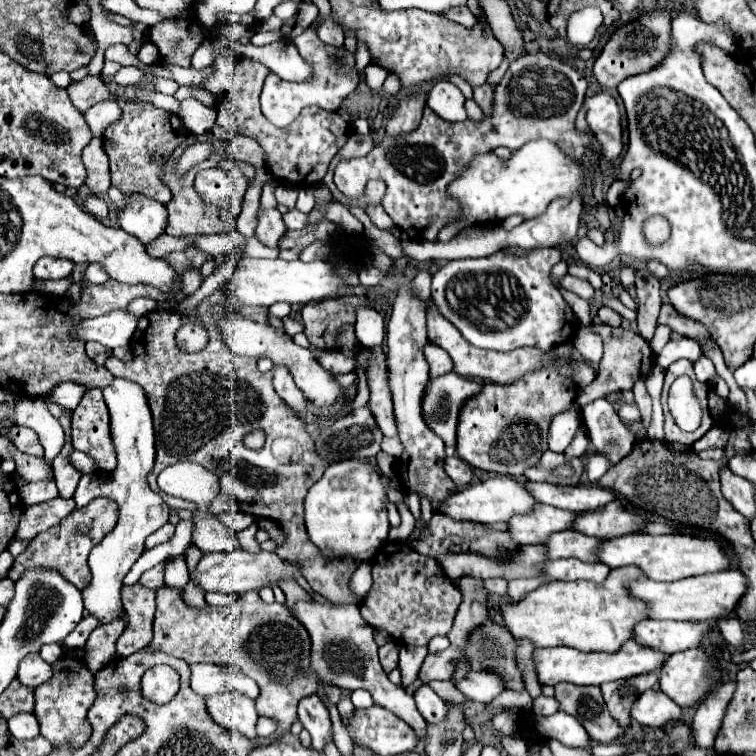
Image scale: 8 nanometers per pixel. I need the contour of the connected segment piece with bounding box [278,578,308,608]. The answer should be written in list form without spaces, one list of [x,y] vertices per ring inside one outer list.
[[[284,578],[284,580],[280,580],[278,586],[280,586],[280,588],[284,590],[284,594],[286,594],[286,606],[288,606],[288,608],[290,608],[296,600],[300,600],[300,598],[306,598],[306,600],[308,600],[306,590],[302,590],[302,588],[298,586],[298,582],[292,580],[292,578]]]

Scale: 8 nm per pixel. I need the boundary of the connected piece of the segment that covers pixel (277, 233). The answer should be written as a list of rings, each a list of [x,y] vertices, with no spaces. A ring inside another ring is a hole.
[[[260,208],[256,218],[258,218],[258,226],[256,226],[254,236],[266,246],[276,246],[282,234],[286,232],[282,214],[276,208]]]

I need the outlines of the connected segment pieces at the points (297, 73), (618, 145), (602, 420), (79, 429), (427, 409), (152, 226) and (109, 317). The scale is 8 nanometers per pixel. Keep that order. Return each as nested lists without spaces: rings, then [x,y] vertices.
[[[278,40],[268,46],[256,46],[256,60],[266,64],[274,74],[284,80],[302,82],[304,78],[312,76],[312,66],[304,62],[290,40]]]
[[[600,92],[584,102],[588,108],[588,124],[592,134],[600,142],[600,158],[604,162],[614,162],[622,152],[622,126],[620,126],[620,110],[616,100]]]
[[[606,398],[588,403],[580,414],[590,432],[594,450],[606,454],[612,464],[620,462],[632,450],[634,436],[630,436],[622,426],[617,412]]]
[[[90,388],[72,412],[72,446],[94,458],[96,472],[110,474],[116,468],[110,414],[100,388]]]
[[[454,372],[440,376],[428,384],[424,396],[424,420],[448,444],[456,444],[456,422],[460,406],[466,398],[480,392],[482,384],[458,378]]]
[[[142,194],[126,196],[126,204],[118,208],[118,224],[144,244],[152,242],[164,232],[166,216],[164,204],[144,198]]]
[[[114,310],[112,314],[104,314],[100,318],[90,318],[90,320],[82,320],[74,334],[76,338],[88,342],[88,340],[96,340],[100,344],[104,344],[106,348],[114,350],[120,346],[128,346],[130,338],[134,334],[138,316],[128,312],[128,310]]]

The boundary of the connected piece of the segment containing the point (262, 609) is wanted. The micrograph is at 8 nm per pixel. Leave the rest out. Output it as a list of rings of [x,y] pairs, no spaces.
[[[162,586],[156,592],[154,638],[146,648],[180,658],[188,664],[210,662],[236,666],[250,676],[260,688],[260,696],[256,698],[258,714],[274,718],[278,724],[272,736],[256,738],[256,746],[270,746],[286,736],[292,722],[298,720],[296,706],[300,698],[316,692],[316,682],[308,678],[310,638],[306,628],[292,618],[286,606],[278,602],[266,604],[258,592],[246,592],[226,608],[195,609],[184,602],[183,591]]]

